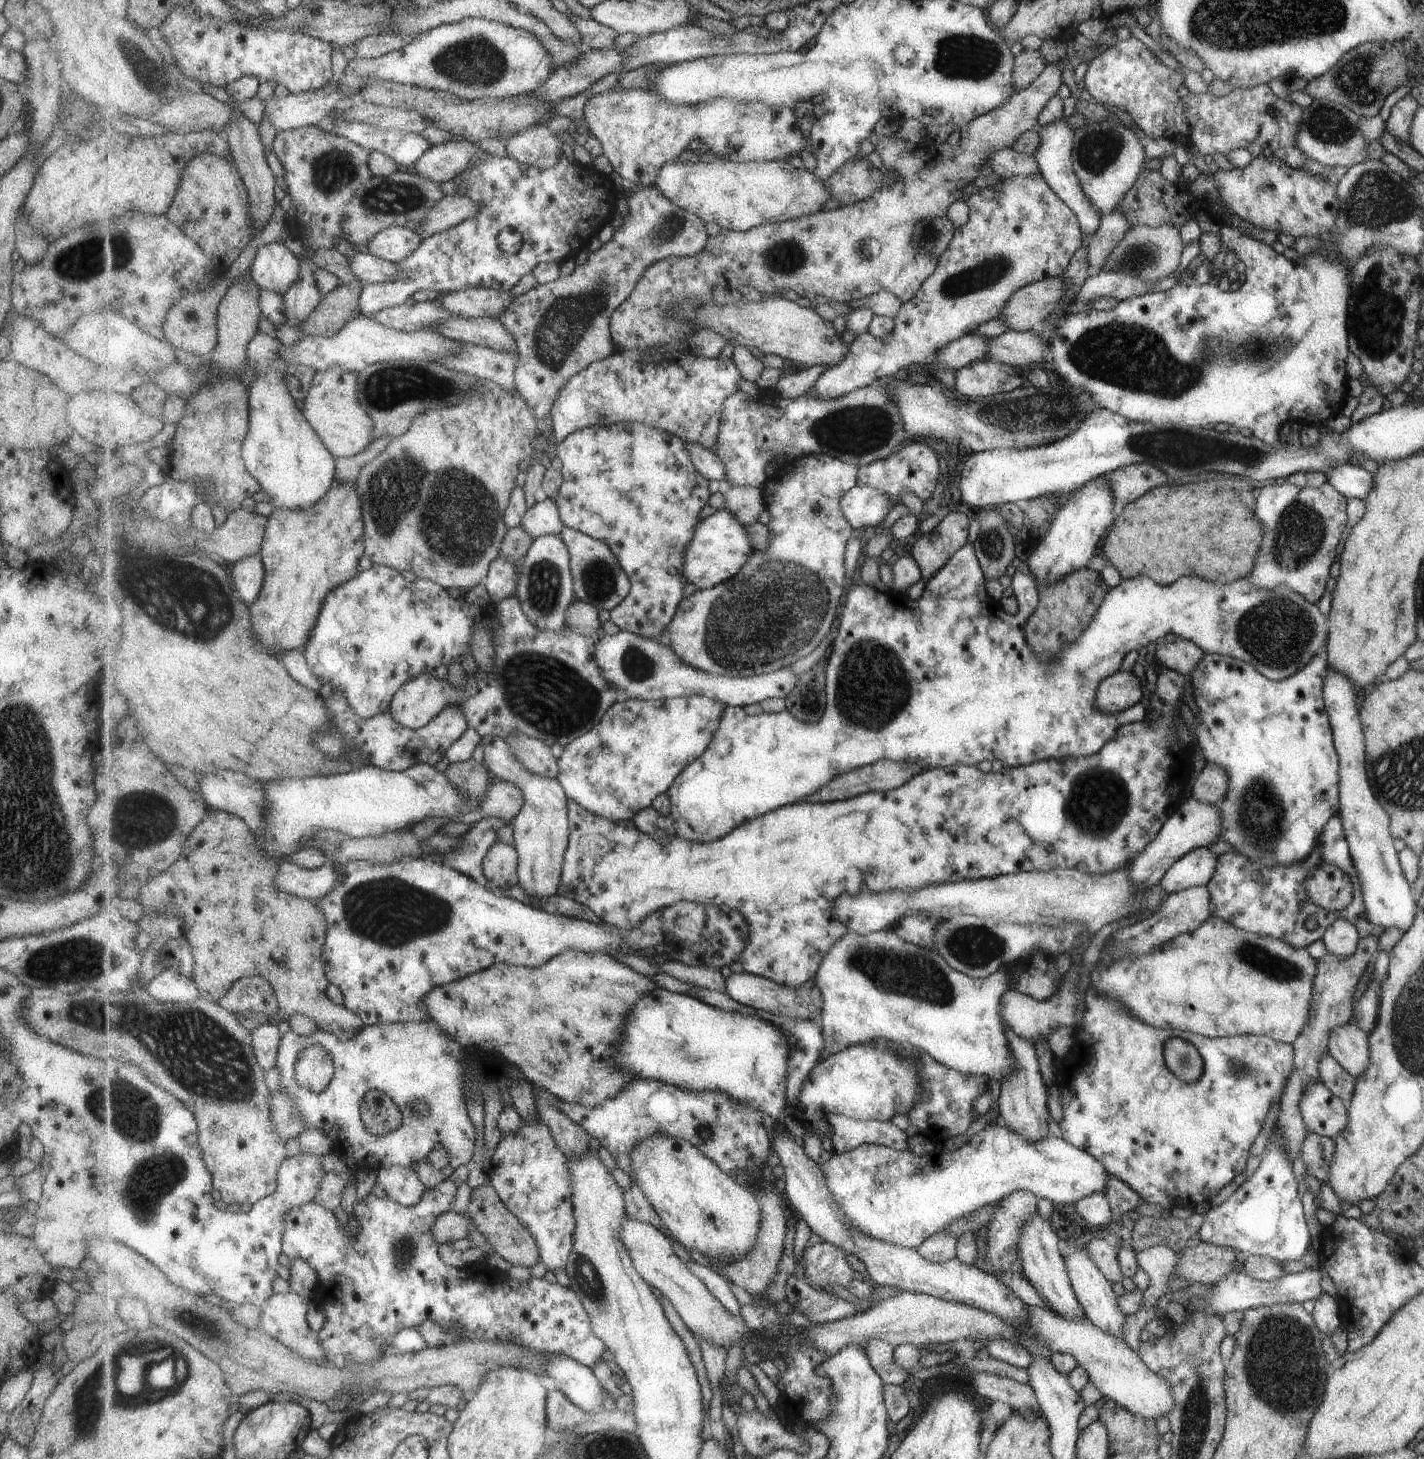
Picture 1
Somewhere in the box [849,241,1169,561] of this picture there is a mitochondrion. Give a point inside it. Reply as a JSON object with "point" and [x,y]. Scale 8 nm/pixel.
{"point":[1032,411]}

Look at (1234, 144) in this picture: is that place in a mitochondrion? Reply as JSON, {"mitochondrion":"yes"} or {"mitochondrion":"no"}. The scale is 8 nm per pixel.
{"mitochondrion":"no"}

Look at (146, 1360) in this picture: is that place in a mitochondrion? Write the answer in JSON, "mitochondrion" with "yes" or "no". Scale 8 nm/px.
{"mitochondrion":"yes"}

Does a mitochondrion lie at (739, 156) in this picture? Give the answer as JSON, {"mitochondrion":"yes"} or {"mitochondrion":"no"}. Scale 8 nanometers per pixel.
{"mitochondrion":"no"}

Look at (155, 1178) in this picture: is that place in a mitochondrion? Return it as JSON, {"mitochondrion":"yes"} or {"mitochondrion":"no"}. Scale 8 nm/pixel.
{"mitochondrion":"yes"}

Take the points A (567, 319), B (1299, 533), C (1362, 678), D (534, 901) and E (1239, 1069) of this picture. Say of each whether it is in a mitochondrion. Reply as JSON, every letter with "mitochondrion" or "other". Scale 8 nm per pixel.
{"A":"mitochondrion","B":"mitochondrion","C":"other","D":"other","E":"mitochondrion"}

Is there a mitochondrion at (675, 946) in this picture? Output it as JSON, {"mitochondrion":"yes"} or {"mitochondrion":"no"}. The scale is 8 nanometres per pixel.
{"mitochondrion":"no"}

